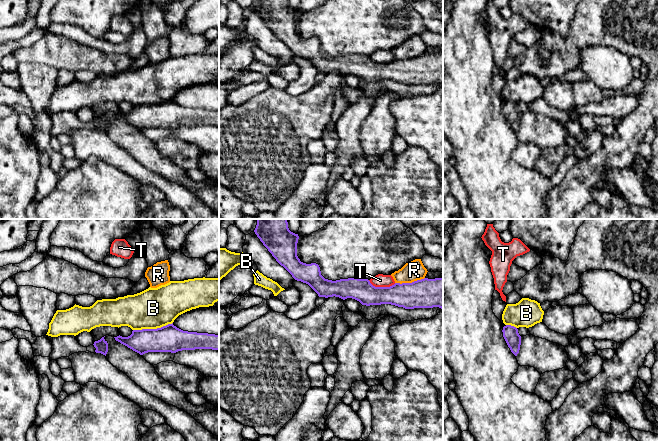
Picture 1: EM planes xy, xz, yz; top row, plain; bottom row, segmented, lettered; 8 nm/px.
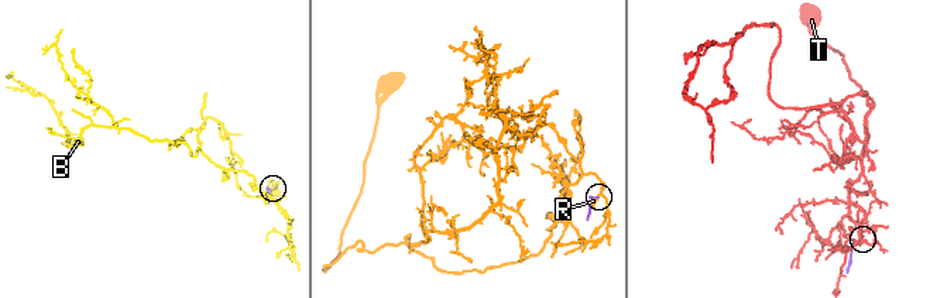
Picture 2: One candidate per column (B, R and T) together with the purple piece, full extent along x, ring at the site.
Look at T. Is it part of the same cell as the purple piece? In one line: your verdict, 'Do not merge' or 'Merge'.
Do not merge

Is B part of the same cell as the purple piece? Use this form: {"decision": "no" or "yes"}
{"decision": "no"}

